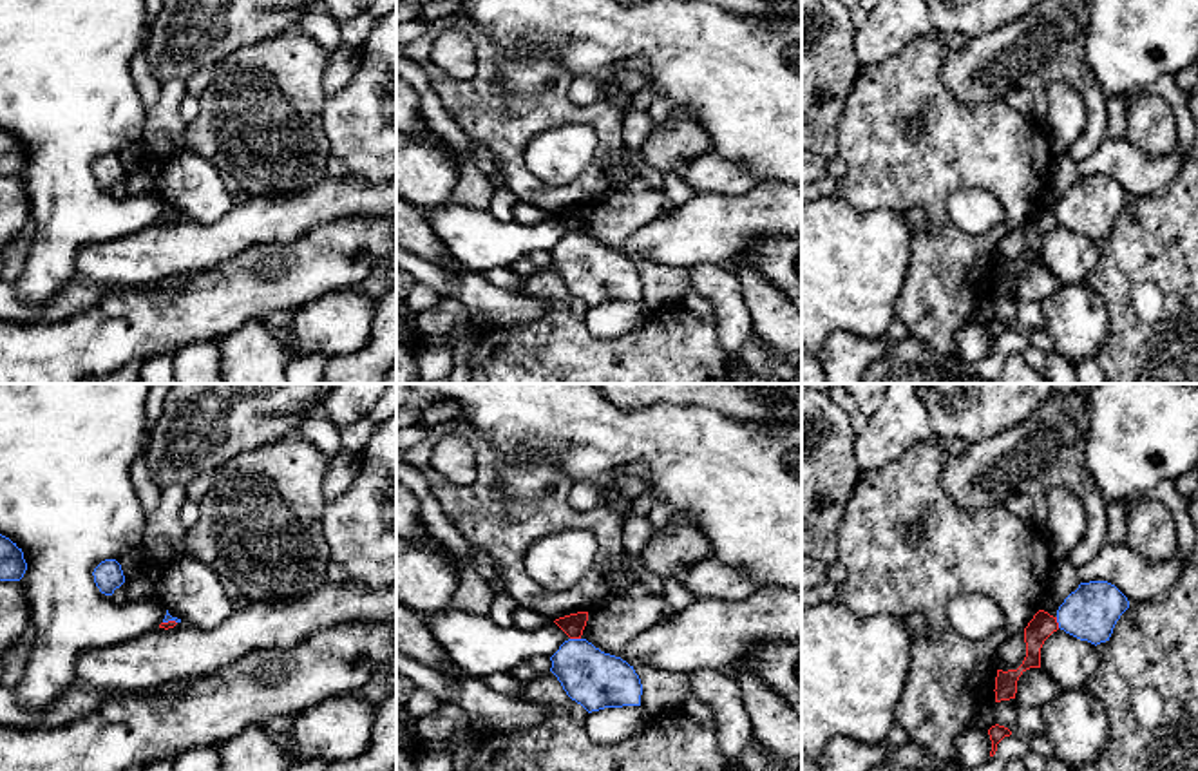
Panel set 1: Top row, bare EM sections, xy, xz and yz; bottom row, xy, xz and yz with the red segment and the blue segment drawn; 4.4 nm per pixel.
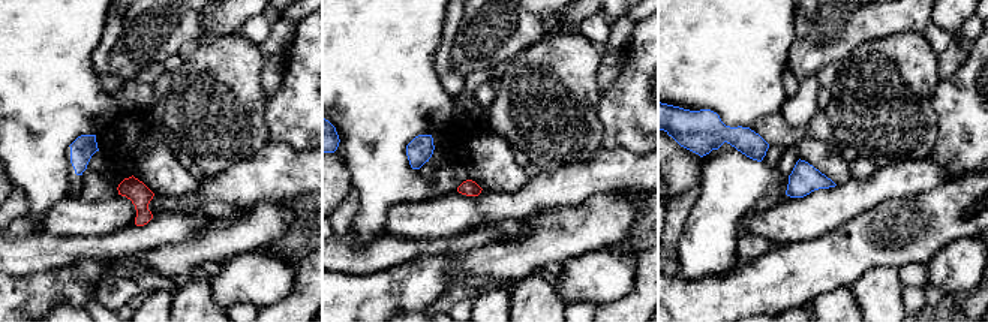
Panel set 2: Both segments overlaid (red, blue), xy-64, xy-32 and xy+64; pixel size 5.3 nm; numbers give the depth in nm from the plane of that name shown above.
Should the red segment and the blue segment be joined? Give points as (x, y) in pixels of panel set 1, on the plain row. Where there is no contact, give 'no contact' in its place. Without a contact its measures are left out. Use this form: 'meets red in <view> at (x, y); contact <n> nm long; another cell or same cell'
meets red in xz at (576, 232); contact 50 nm long; another cell

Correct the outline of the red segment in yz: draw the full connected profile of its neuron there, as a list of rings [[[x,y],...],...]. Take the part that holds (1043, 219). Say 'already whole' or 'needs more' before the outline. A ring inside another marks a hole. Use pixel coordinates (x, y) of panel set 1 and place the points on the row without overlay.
already whole; [[[1039,205],[1024,223],[1026,252],[1017,264],[997,264],[995,297],[1015,293],[1017,275],[1030,262],[1041,262],[1041,243],[1059,224],[1057,212]]]

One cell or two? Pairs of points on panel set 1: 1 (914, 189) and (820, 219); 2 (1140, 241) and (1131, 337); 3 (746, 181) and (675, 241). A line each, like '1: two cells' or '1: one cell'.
1: two cells
2: one cell
3: two cells

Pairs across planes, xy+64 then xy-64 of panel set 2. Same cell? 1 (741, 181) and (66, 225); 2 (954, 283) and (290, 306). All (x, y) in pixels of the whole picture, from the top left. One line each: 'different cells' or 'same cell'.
1: different cells
2: different cells

